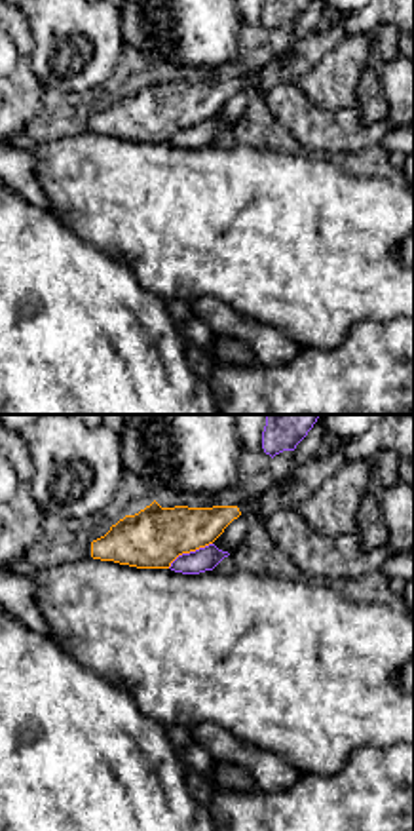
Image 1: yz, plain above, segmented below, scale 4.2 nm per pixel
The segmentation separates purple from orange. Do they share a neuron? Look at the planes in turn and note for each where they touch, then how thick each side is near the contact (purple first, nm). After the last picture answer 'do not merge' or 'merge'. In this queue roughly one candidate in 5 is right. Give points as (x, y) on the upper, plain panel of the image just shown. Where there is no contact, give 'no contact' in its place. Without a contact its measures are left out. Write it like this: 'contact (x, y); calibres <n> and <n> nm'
contact (190, 126); calibres 100 and 260 nm

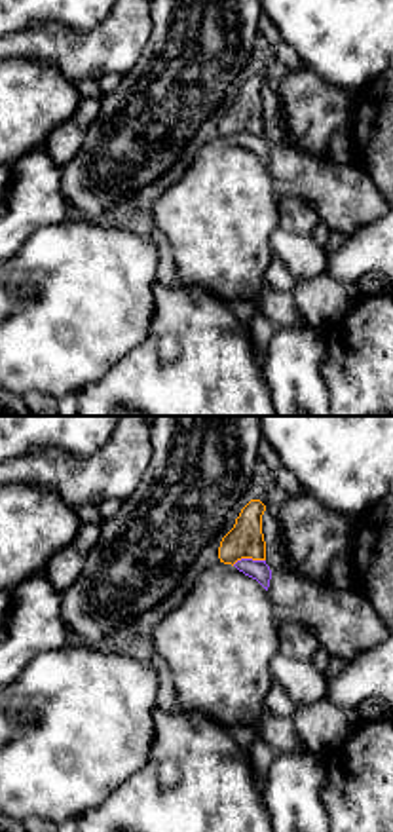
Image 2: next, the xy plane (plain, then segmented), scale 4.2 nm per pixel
contact (247, 133); calibres 90 and 160 nm

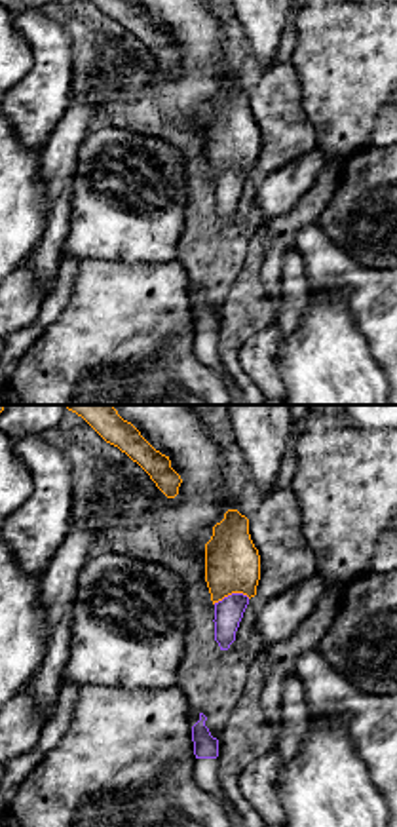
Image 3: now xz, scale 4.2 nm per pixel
contact (232, 168); calibres 120 and 240 nm

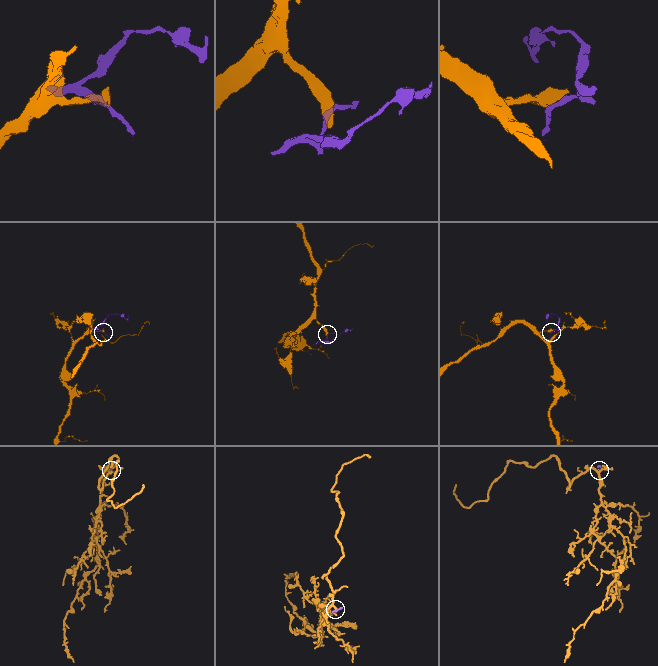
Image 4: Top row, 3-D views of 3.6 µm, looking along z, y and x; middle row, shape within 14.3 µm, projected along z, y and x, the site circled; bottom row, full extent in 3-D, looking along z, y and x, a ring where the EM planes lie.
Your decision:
do not merge

